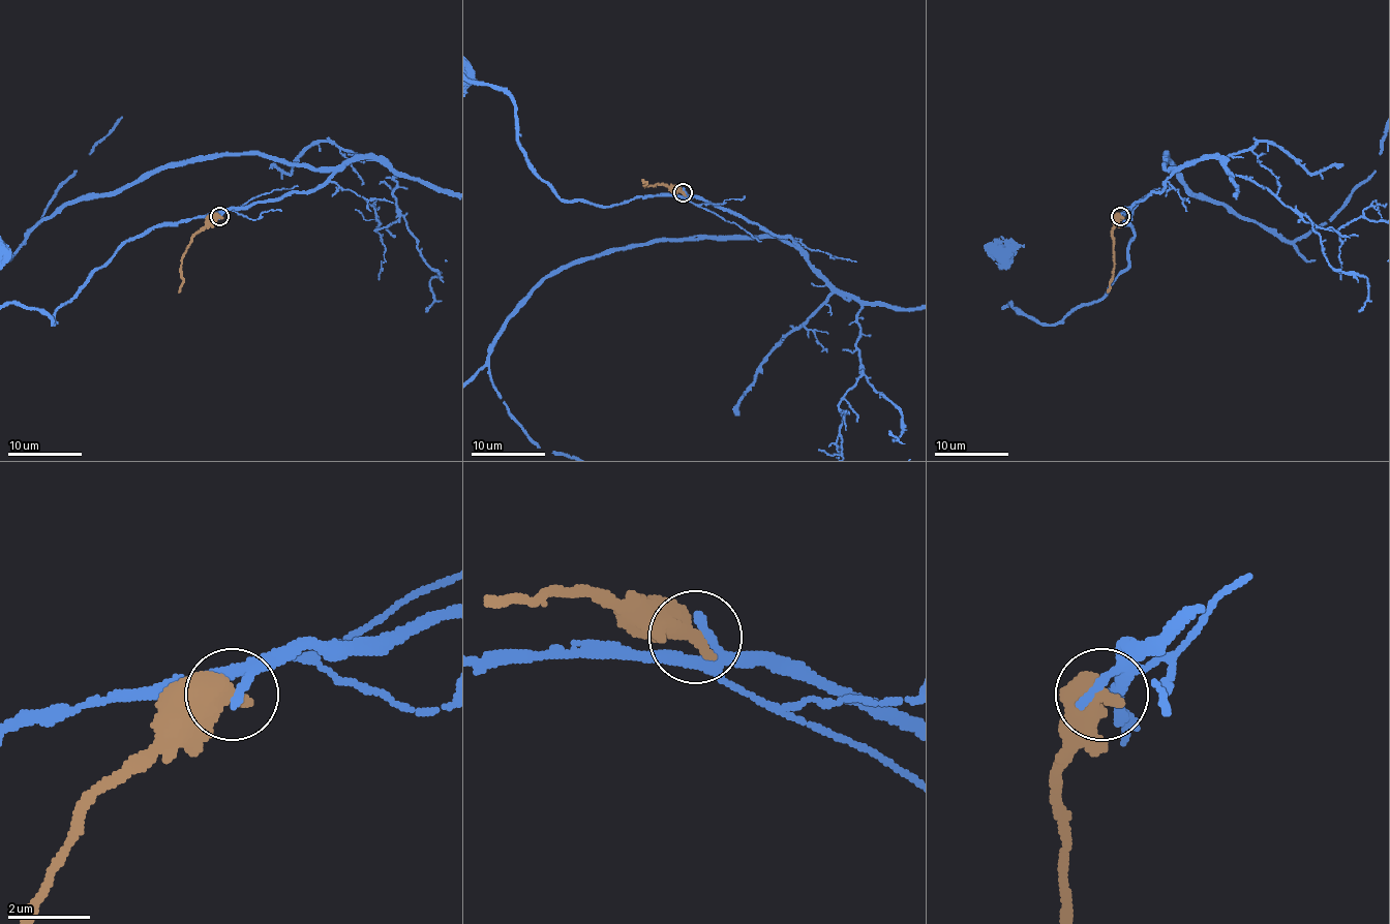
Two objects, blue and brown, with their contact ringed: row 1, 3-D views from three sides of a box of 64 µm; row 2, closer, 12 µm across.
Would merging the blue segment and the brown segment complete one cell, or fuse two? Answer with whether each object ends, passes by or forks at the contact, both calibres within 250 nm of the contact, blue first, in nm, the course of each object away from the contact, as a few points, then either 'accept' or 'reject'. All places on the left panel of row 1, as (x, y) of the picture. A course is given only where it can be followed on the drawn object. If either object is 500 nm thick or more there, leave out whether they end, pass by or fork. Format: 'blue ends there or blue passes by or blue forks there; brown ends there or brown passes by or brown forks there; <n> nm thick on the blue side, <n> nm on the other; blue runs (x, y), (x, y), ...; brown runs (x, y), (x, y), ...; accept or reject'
150 nm thick on the blue side, 650 nm on the other; blue runs (220, 216), (209, 212), (129, 238), (54, 314), (52, 325), (44, 314); brown runs (218, 216), (213, 216), (192, 237), (182, 260), (178, 291); reject

